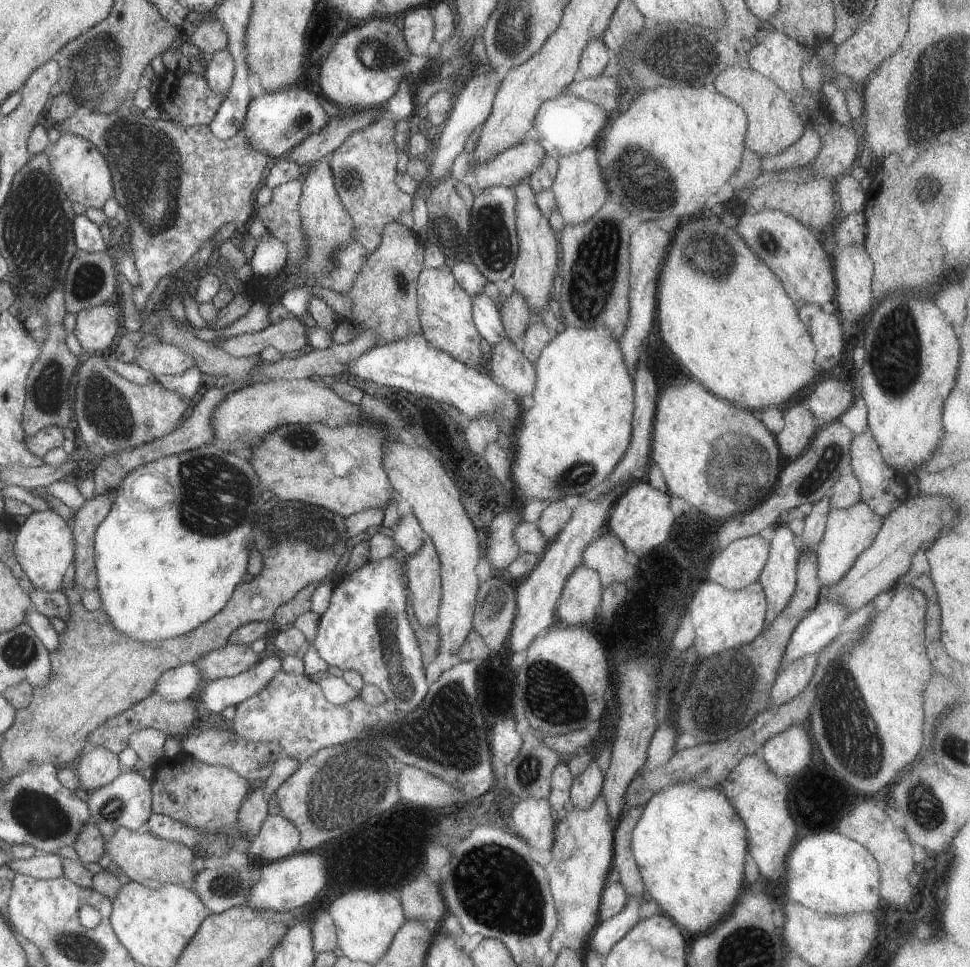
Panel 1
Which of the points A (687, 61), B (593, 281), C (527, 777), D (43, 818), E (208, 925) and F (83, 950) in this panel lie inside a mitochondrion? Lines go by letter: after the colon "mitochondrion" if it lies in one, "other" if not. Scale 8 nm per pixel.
A: mitochondrion
B: mitochondrion
C: mitochondrion
D: mitochondrion
E: other
F: mitochondrion

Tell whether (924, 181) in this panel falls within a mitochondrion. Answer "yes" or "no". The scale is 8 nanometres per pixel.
yes

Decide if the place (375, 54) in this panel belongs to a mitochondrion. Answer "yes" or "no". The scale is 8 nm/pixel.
yes

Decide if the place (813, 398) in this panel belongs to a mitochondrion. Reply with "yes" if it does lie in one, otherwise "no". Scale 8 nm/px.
no

